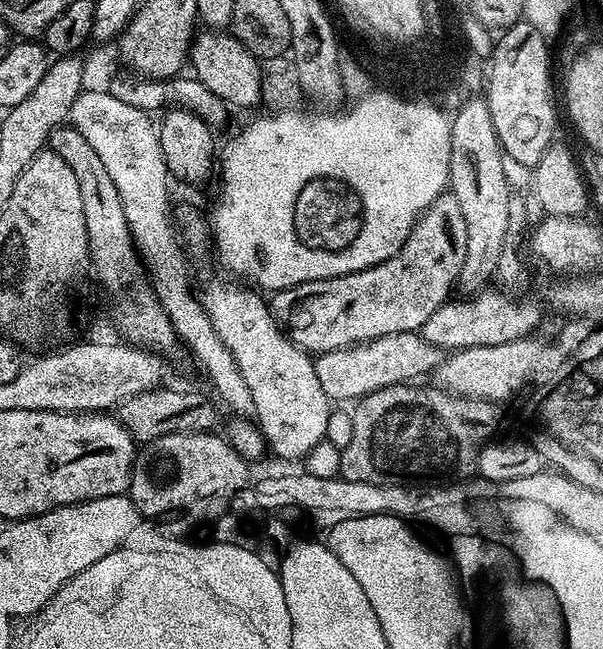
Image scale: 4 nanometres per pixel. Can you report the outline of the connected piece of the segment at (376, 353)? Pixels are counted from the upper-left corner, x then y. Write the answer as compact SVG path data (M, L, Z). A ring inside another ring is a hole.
M403 332L386 334L382 338L367 340L365 344L353 344L351 348L319 353L314 363L318 386L322 386L329 401L355 402L386 386L419 381L419 376L435 373L441 359L441 349L426 342L419 332Z

